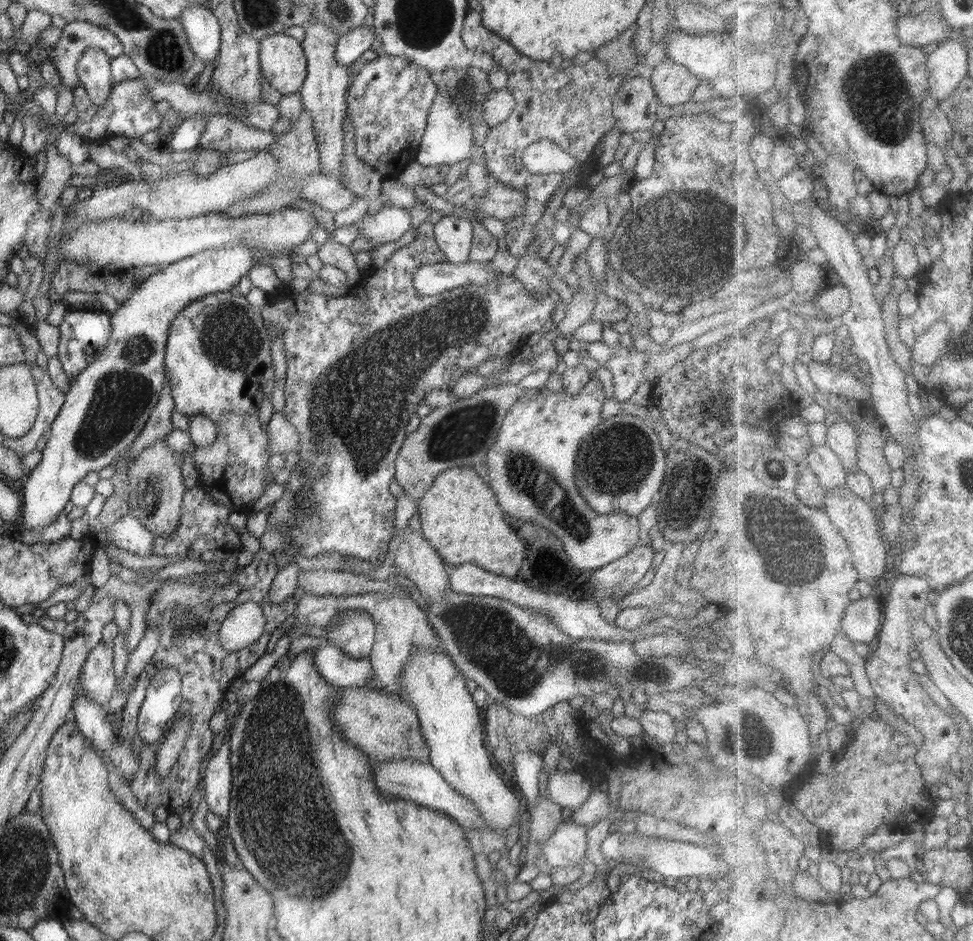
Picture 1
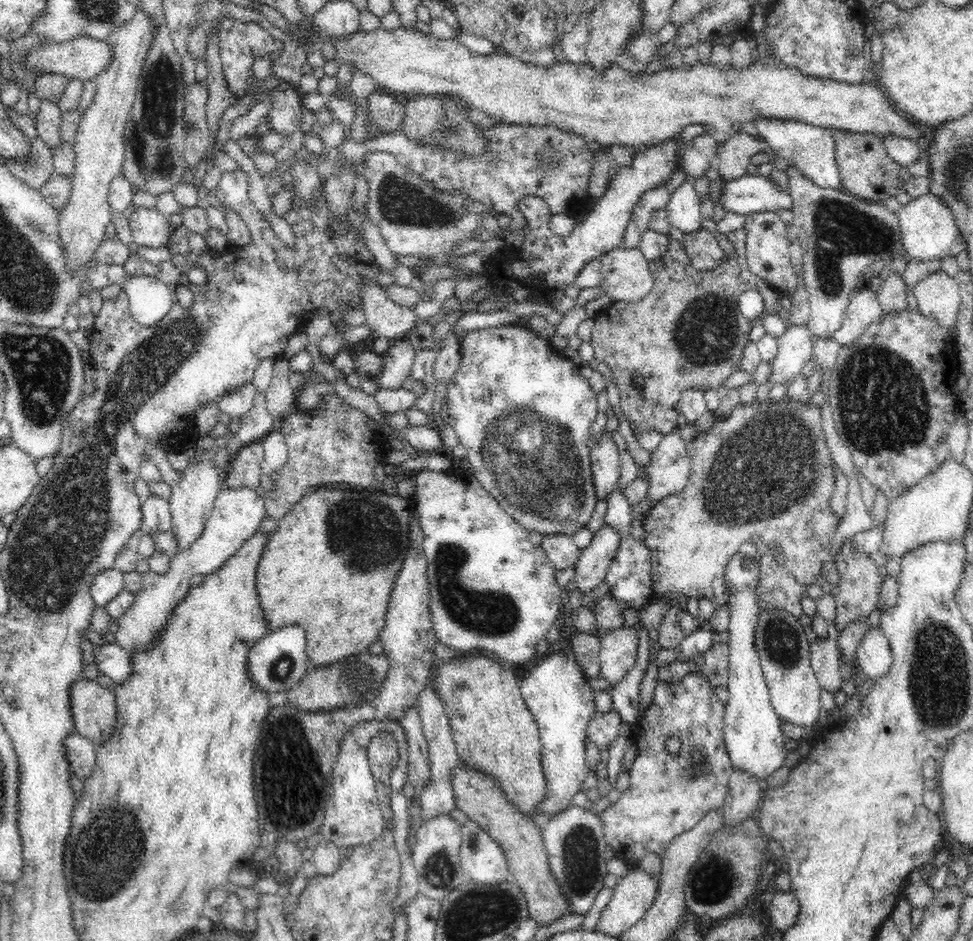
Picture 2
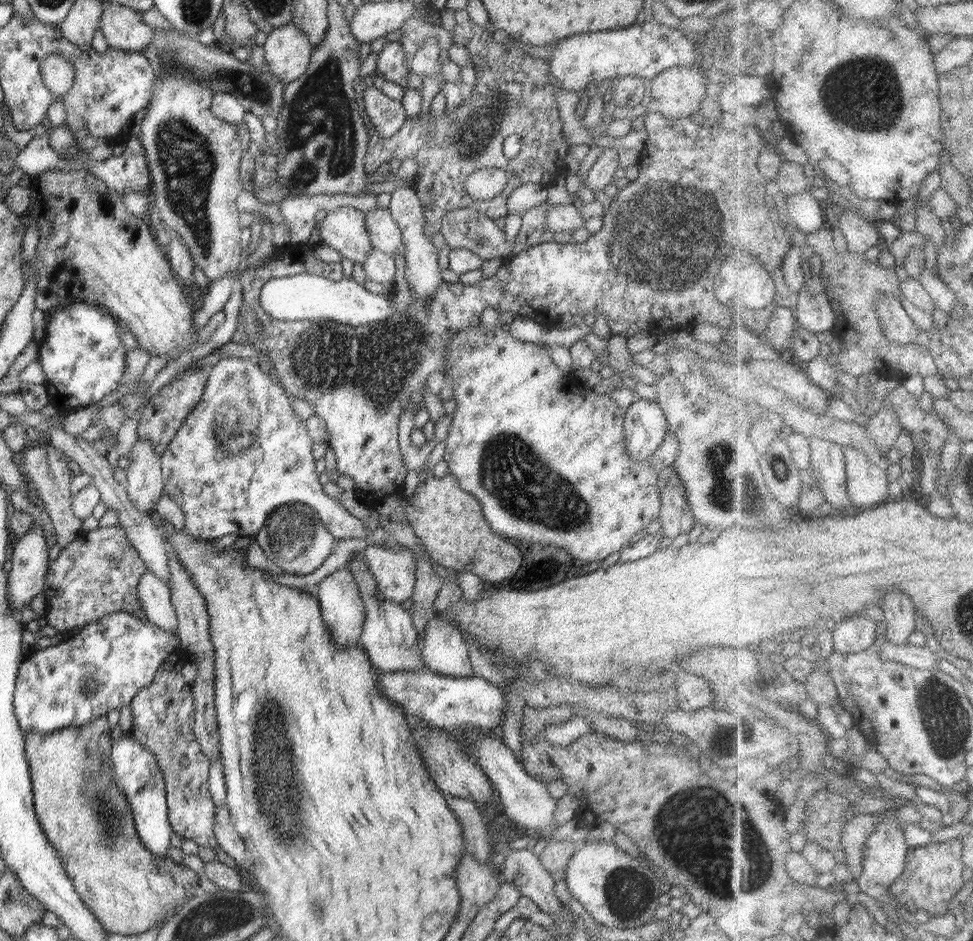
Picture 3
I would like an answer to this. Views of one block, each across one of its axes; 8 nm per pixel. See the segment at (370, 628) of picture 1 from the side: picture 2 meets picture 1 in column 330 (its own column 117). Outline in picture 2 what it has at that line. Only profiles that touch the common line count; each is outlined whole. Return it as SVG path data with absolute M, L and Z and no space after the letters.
M251 488L220 489L214 501L213 511L206 521L202 534L188 550L178 551L169 562L164 574L153 571L141 574L142 590L135 596L134 604L118 620L114 643L131 653L146 650L160 636L169 616L187 594L187 582L196 574L206 576L219 569L254 533L259 530L265 516L264 501Z

